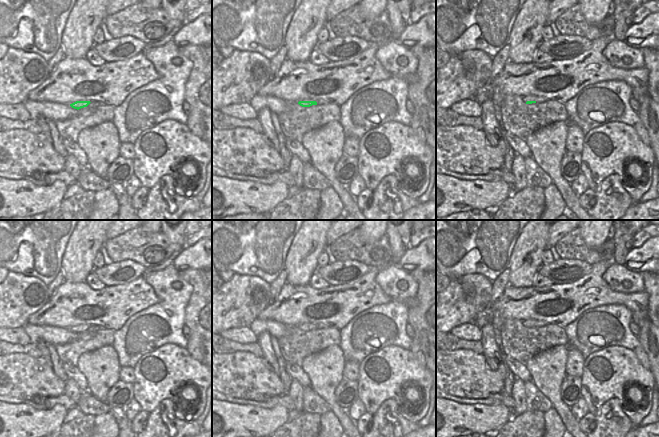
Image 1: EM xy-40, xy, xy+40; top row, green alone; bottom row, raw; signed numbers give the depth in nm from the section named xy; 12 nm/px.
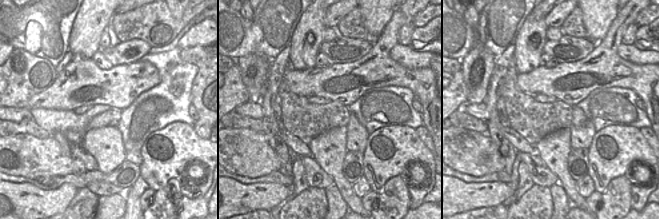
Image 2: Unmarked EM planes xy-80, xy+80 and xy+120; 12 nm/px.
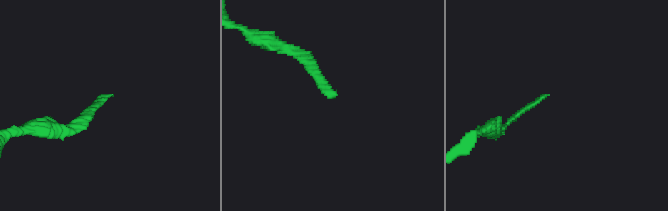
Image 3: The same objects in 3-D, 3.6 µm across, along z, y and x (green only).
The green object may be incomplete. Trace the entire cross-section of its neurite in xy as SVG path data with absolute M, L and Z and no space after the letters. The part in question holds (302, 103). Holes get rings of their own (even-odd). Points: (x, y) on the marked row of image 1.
M303 99L303 100L300 100L298 104L302 107L310 107L312 105L327 104L327 102L324 100Z

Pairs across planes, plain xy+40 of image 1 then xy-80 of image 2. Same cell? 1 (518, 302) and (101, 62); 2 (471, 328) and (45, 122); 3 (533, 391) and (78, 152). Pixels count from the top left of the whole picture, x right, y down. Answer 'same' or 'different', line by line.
1: different
2: different
3: different

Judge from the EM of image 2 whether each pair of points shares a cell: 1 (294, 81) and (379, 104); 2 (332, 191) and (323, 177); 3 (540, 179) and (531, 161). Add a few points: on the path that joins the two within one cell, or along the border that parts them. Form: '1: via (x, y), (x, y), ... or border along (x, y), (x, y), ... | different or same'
1: border along (380, 87), (372, 87), (366, 90), (347, 106) | different
2: border along (333, 183), (325, 189) | different
3: via (540, 175), (533, 165) | same

